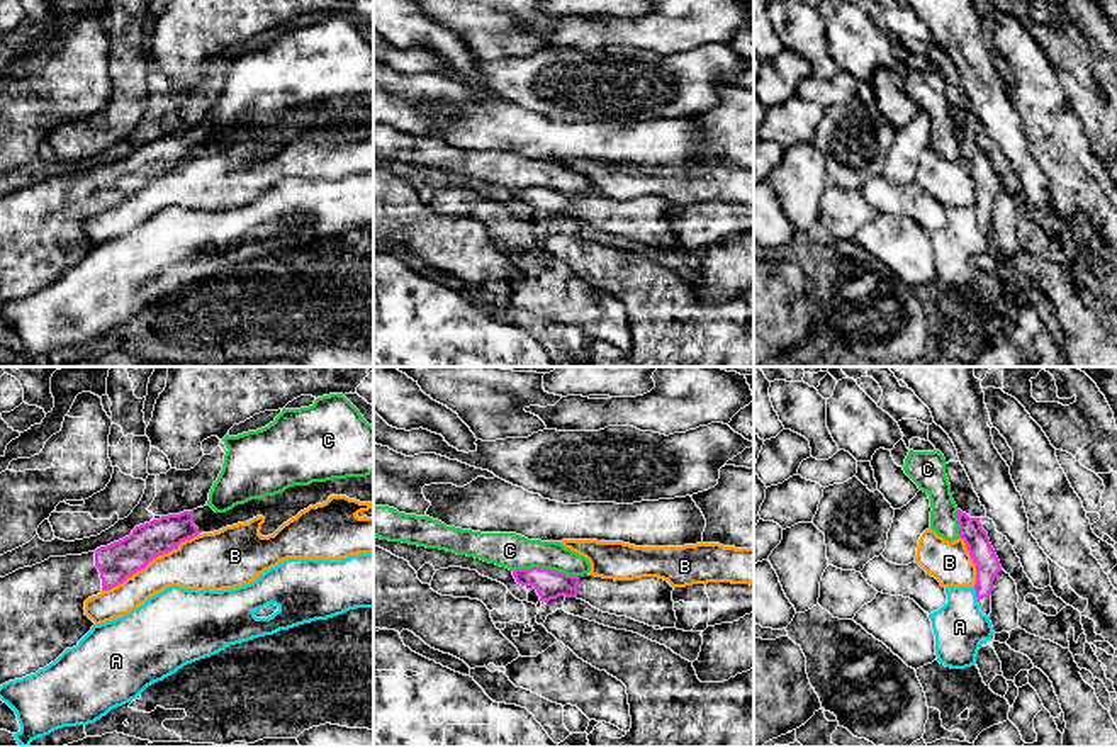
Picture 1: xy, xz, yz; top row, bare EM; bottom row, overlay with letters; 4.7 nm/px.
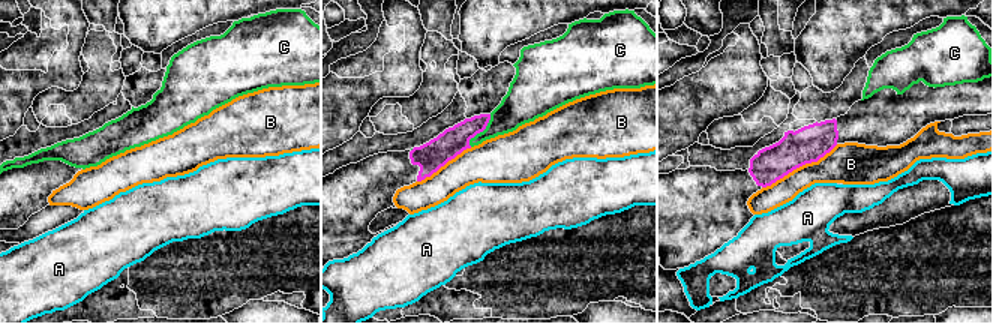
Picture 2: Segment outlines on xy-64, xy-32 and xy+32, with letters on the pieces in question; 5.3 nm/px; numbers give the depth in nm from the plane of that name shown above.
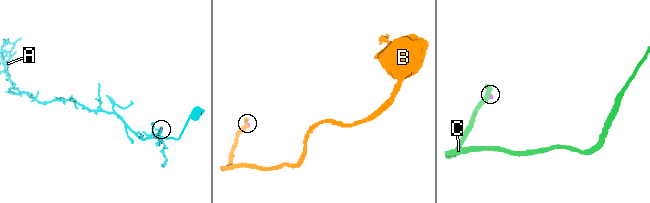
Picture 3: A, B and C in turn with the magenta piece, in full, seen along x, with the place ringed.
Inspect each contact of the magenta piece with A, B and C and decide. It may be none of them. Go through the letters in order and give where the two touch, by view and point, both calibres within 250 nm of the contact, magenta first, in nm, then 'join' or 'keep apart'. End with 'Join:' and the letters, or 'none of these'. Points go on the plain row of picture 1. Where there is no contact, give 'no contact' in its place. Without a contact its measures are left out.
A: yz (976, 214) | 120/240 nm | keep apart
B: xy (150, 180) | 180/260 nm | keep apart
C: xz (545, 189) | 140/170 nm | keep apart
Join: none of these

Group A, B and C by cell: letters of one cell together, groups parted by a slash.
A / B / C

